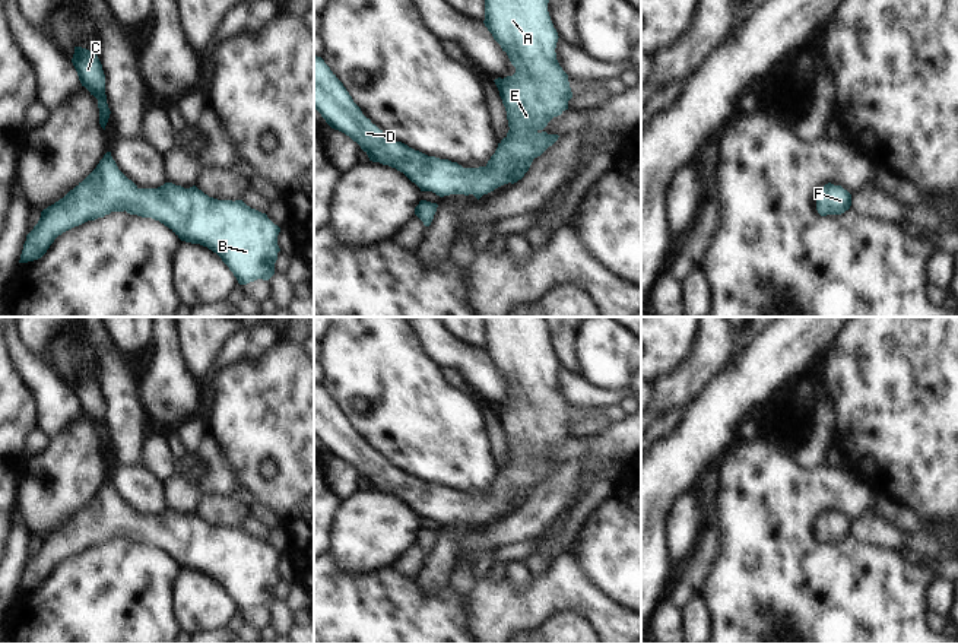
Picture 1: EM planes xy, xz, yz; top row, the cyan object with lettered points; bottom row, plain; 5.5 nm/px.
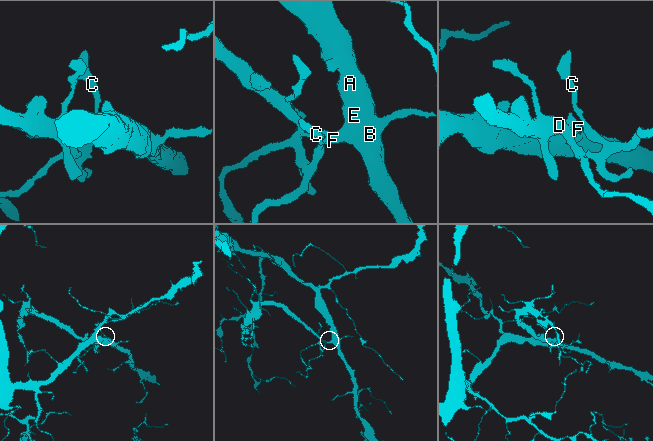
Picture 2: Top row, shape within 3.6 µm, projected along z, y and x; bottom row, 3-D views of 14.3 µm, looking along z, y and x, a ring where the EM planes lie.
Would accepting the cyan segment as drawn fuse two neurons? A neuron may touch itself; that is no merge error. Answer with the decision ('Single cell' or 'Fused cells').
Single cell.

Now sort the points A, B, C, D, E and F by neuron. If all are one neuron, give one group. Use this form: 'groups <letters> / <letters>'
groups A B C D E F

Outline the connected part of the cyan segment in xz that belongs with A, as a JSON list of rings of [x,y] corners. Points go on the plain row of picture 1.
[[[480,317],[485,324],[485,353],[507,380],[516,394],[513,403],[495,406],[499,423],[507,438],[508,460],[498,470],[495,480],[485,494],[463,495],[457,489],[428,483],[388,464],[367,445],[352,423],[321,384],[314,383],[314,435],[326,450],[356,469],[369,488],[388,492],[403,499],[421,518],[432,518],[440,524],[450,521],[473,521],[478,527],[504,511],[514,511],[524,504],[534,485],[540,483],[558,467],[543,456],[568,437],[572,419],[568,402],[556,387],[558,359],[548,339],[548,324],[543,317]]]

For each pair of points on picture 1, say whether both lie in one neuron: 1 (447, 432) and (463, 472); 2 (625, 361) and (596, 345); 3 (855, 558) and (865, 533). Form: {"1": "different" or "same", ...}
{"1": "same", "2": "same", "3": "different"}

